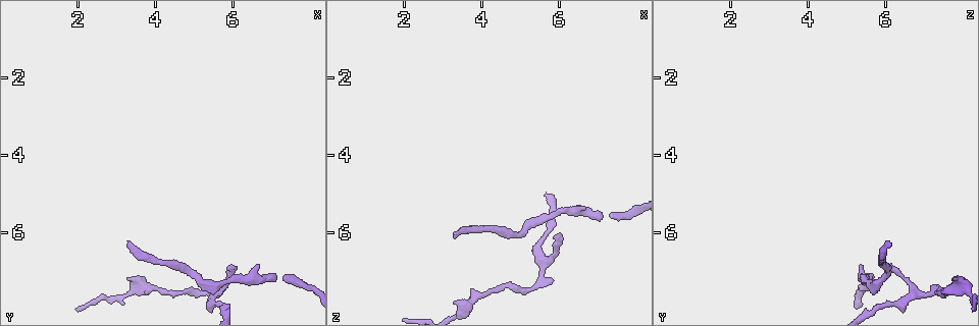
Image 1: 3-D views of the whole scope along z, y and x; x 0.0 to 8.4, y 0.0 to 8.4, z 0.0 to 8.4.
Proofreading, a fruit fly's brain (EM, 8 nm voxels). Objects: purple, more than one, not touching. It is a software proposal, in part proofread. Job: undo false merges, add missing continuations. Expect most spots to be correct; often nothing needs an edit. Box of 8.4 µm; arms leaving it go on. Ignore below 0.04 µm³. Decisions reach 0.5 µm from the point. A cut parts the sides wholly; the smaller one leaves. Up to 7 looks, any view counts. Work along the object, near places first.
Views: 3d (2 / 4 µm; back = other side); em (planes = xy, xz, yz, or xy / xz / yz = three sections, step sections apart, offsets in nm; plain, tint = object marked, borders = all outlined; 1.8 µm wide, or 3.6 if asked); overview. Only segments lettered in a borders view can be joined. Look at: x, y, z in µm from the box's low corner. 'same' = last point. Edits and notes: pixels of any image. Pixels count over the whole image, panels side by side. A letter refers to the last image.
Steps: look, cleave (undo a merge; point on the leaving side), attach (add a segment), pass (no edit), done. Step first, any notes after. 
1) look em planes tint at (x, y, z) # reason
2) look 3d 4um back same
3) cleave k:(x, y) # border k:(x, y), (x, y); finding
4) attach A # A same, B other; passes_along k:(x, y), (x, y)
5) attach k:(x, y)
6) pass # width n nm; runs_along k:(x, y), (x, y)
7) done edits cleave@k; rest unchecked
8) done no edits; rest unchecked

look 3d 4um at (3.35, 6.25, 6.10) # long arm stops here

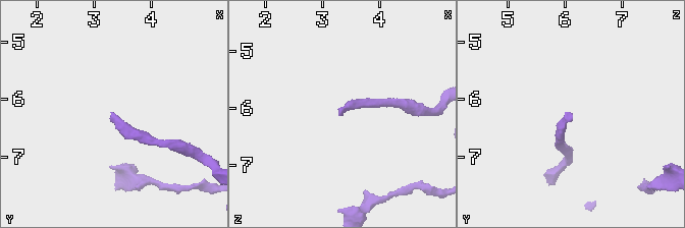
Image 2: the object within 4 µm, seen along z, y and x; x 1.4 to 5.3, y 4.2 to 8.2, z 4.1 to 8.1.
look em planes borders at (3.25, 6.25, 6.10)

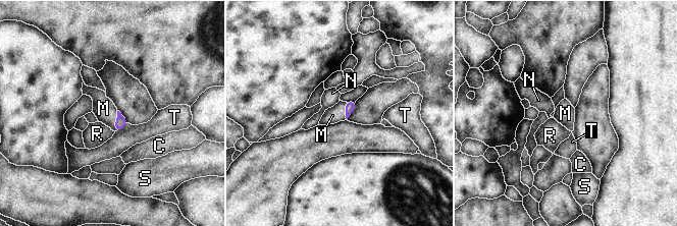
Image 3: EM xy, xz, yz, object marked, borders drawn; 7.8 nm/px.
attach M # C other, M same, N other, R other, S other, T other; passes_along 3:(120, 121), (116, 121), (103, 108); the neuron continues

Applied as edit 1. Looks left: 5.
look overview

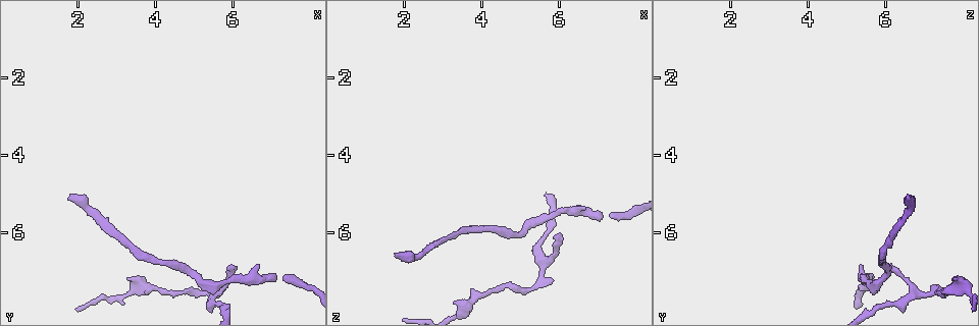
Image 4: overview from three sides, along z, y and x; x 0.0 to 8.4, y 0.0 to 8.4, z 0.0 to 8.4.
look 3d 4um at (5.50, 7.55, 7.30) # sharp bend

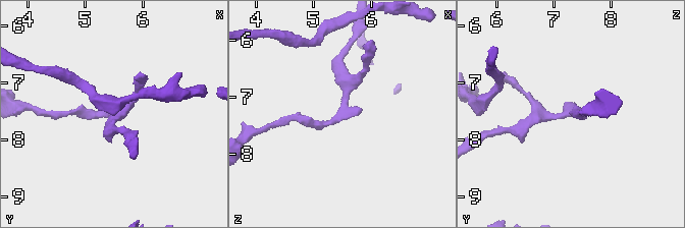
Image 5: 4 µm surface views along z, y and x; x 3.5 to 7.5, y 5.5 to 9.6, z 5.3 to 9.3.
look em planes tint at (5.40, 7.55, 7.25) # now the EM

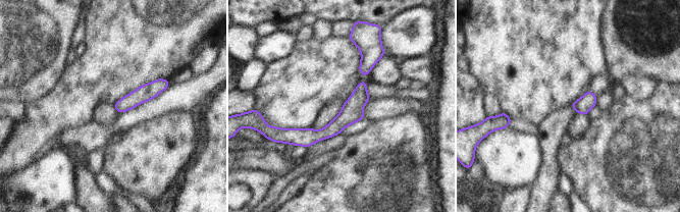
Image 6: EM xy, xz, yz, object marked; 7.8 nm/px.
look em planes borders same

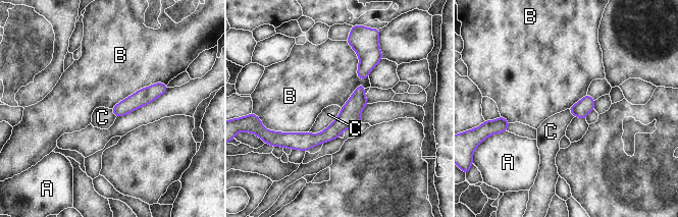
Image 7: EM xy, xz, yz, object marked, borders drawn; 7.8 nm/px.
pass # A other, B other, C other; runs_along 7:(361, 88), (329, 133), (288, 142); all the same neuron

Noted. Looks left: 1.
done edits attach@3; rest unchecked

